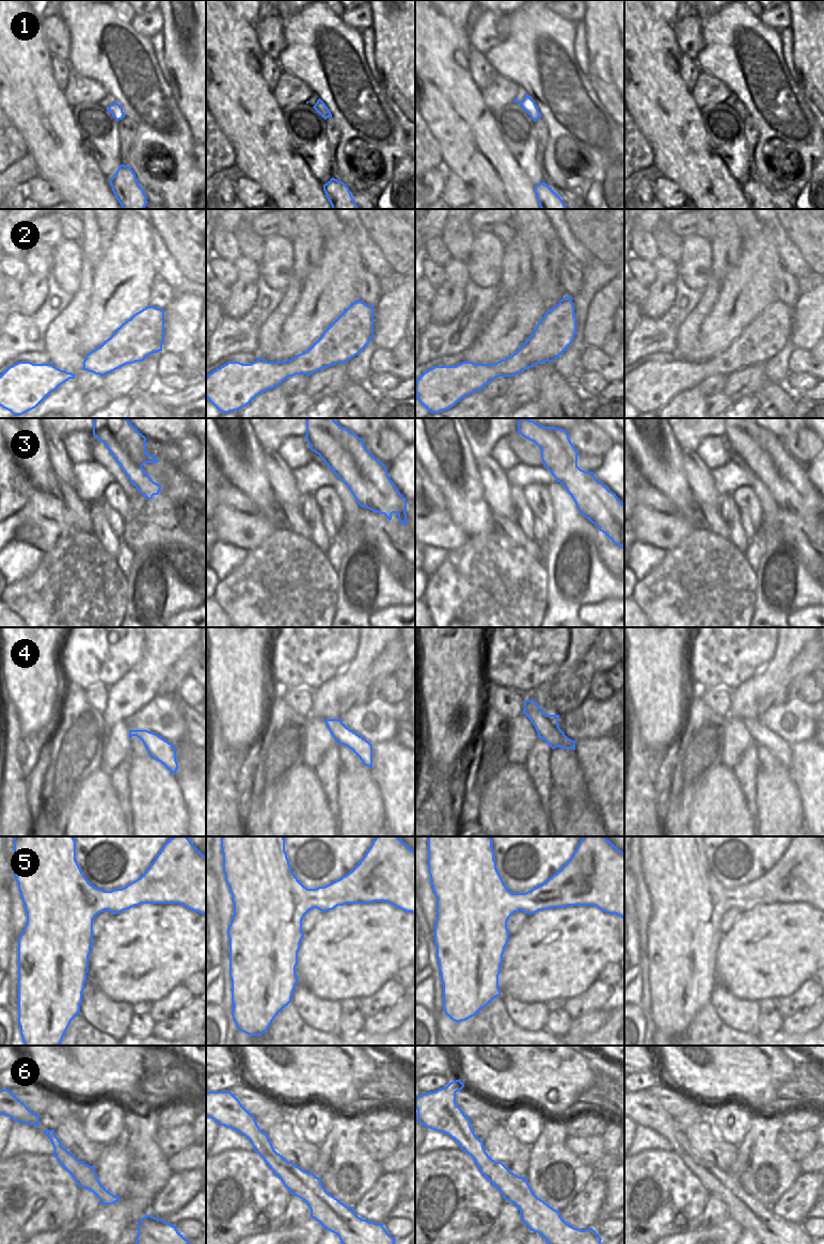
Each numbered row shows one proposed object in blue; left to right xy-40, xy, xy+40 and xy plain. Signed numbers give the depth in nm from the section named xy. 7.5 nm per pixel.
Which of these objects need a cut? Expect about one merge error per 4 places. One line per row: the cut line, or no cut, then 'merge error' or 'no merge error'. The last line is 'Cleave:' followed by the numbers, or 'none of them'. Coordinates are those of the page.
1: no cut; no merge error
2: no cut; no merge error
3: no cut; no merge error
4: no cut; no merge error
5: no cut; no merge error
6: no cut; no merge error
Cleave: none of them

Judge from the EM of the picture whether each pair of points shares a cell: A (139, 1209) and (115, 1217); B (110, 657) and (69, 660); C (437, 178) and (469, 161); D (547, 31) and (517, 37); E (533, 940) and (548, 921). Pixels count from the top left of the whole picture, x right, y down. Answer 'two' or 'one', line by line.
A: one
B: one
C: two
D: one
E: one

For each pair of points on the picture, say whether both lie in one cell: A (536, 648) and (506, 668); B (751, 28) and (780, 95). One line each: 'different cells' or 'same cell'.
A: same cell
B: same cell

